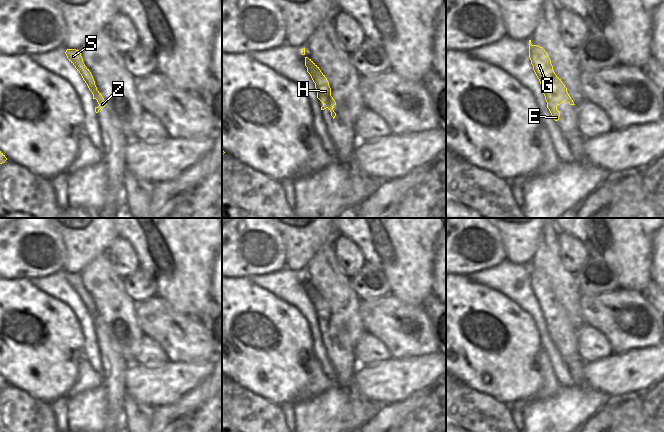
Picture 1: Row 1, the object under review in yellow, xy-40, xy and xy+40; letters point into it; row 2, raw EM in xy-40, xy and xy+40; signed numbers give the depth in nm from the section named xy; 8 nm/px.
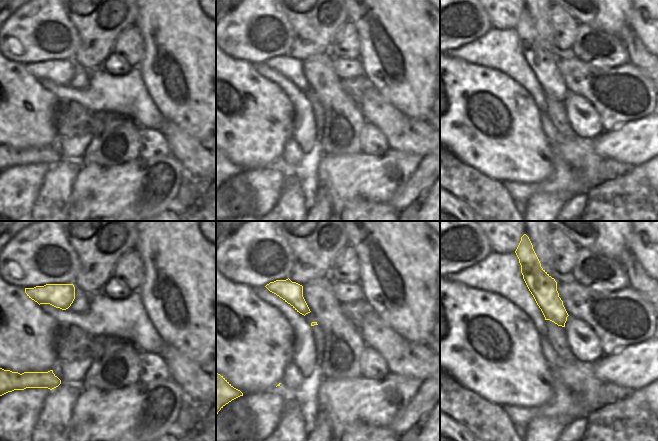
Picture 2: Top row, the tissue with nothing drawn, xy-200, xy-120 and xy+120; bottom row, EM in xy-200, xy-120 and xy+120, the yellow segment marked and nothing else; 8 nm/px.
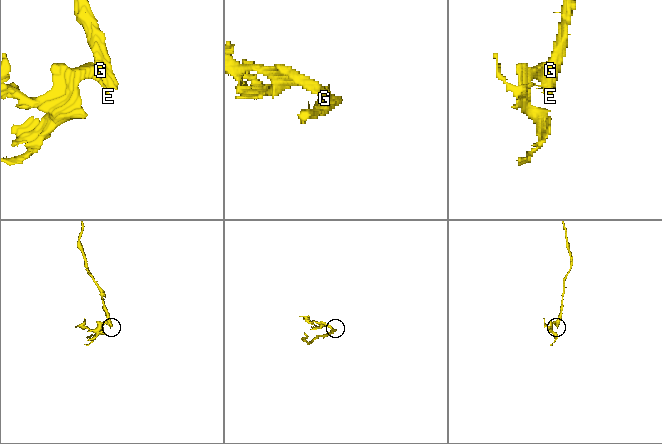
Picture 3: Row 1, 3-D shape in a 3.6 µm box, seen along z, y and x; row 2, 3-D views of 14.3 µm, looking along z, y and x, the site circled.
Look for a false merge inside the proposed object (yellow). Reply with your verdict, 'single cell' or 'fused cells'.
fused cells

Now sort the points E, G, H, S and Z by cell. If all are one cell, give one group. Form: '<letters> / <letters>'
E G H Z / S

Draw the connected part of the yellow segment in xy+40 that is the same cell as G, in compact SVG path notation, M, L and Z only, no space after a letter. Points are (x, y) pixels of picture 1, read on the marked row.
M529 40L529 58L533 70L540 81L547 108L553 119L558 121L560 113L557 110L557 106L564 101L570 105L575 104L561 79L555 74L547 52L538 45L532 45L531 40Z

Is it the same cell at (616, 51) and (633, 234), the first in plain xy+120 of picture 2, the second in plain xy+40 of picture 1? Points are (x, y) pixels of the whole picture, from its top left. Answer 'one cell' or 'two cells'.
two cells

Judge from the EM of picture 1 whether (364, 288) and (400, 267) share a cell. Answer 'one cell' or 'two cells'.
two cells

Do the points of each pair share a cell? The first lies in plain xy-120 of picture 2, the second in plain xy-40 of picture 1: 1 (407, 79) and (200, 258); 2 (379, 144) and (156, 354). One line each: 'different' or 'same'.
1: same
2: same

